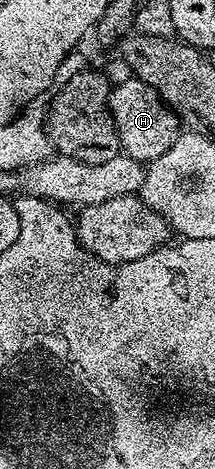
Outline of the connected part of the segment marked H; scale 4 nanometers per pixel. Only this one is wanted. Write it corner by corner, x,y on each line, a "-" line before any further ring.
135,76
131,77
128,82
112,88
111,93
107,97
107,108
111,111
111,118
119,136
120,150
126,156
132,157
134,161
140,163
150,163
153,159
159,157
181,132
181,126
179,126
178,121
180,118
177,113
166,104
153,87
146,85
143,81
139,81

